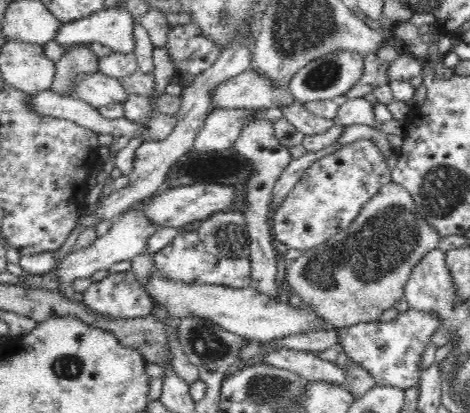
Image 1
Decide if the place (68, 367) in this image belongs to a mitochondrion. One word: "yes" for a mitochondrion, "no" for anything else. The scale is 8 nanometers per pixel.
yes

